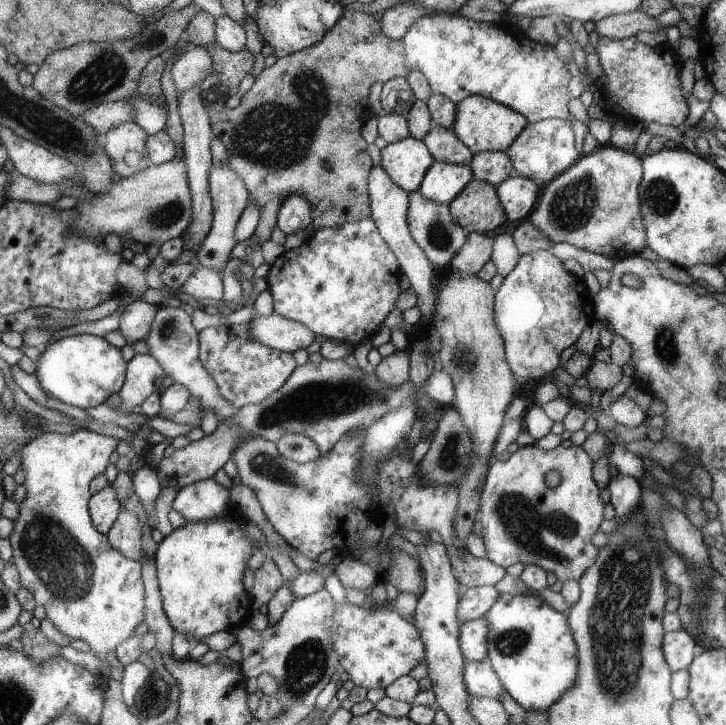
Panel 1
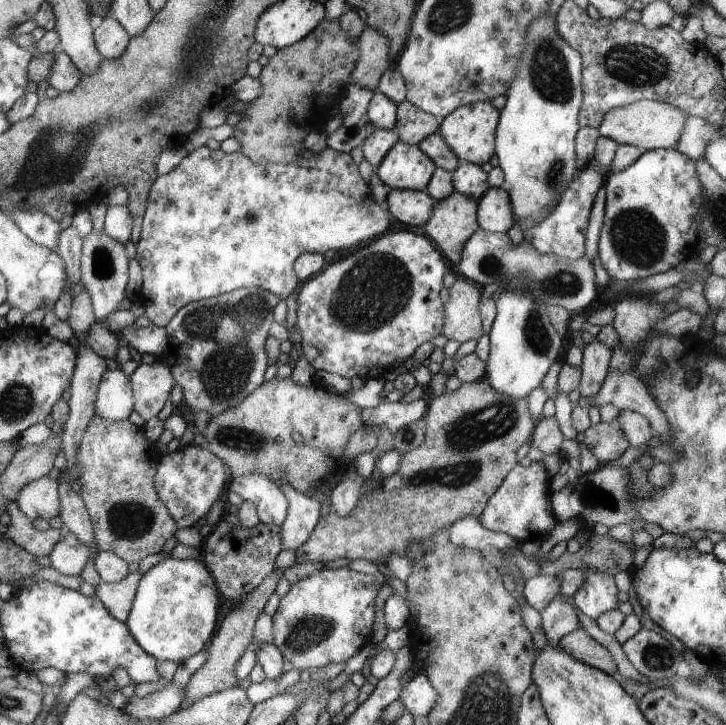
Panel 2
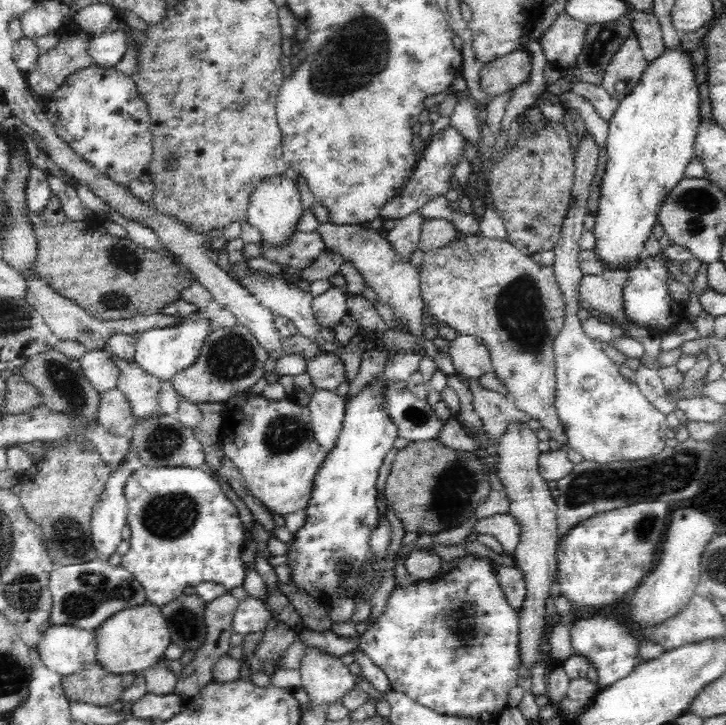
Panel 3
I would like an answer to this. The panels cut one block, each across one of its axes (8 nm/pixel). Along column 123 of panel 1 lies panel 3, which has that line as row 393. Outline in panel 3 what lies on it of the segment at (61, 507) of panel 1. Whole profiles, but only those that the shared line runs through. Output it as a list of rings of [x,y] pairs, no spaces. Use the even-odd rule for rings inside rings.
[[[586,132],[586,136],[580,139],[578,152],[575,154],[575,180],[573,185],[573,204],[570,205],[569,213],[566,214],[565,222],[555,251],[553,271],[560,292],[564,300],[563,327],[553,342],[555,354],[555,401],[556,414],[561,423],[566,427],[570,448],[582,454],[583,459],[592,462],[606,464],[616,461],[633,461],[660,454],[665,447],[666,432],[669,430],[666,415],[660,412],[646,396],[642,394],[637,382],[624,378],[619,372],[619,366],[608,358],[601,347],[594,348],[594,342],[582,329],[582,320],[578,317],[580,310],[581,280],[584,276],[578,265],[580,252],[580,240],[585,228],[582,226],[584,218],[588,215],[586,200],[589,197],[591,182],[595,177],[596,164],[599,157],[599,147],[594,141],[594,136]]]

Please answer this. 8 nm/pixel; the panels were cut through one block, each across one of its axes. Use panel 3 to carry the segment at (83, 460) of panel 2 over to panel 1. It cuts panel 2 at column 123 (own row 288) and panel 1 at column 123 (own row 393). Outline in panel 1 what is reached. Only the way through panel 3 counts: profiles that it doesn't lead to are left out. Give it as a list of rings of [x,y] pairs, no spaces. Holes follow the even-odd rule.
[[[120,512],[107,533],[109,543],[132,561],[142,559],[142,520],[132,512]]]

